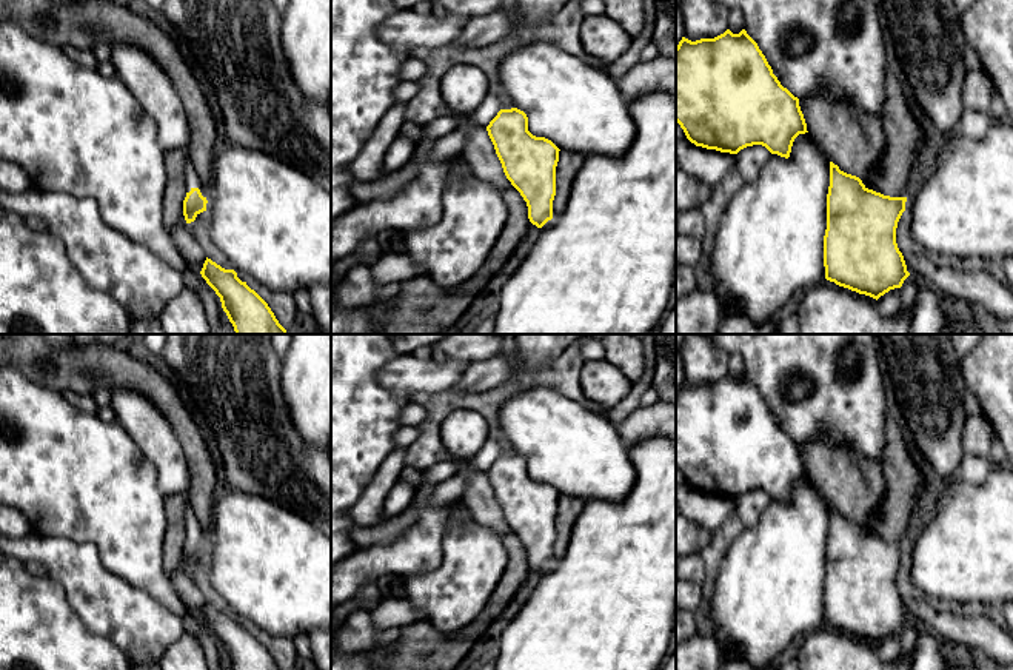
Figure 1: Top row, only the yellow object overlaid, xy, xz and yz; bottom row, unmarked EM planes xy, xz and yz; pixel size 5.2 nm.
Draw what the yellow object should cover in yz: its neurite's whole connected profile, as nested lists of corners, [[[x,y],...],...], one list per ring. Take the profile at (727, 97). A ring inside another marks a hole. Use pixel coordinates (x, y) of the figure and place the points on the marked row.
[[[727,29],[724,34],[717,35],[714,39],[700,39],[696,42],[691,42],[691,40],[682,37],[679,45],[676,46],[676,122],[684,129],[687,139],[691,143],[694,143],[696,146],[702,146],[707,149],[716,149],[720,152],[737,154],[741,149],[744,149],[747,146],[762,145],[771,154],[777,154],[785,159],[790,157],[794,139],[799,134],[808,132],[804,114],[799,106],[799,99],[794,97],[787,88],[784,88],[781,85],[777,77],[773,74],[773,69],[768,65],[765,55],[759,49],[757,43],[747,34],[745,29],[742,29],[739,34],[733,34],[730,29]]]

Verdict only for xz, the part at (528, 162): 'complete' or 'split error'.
complete

